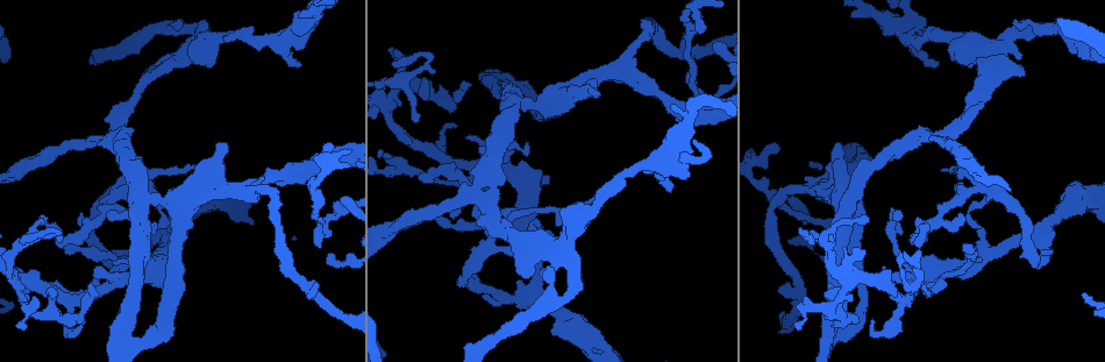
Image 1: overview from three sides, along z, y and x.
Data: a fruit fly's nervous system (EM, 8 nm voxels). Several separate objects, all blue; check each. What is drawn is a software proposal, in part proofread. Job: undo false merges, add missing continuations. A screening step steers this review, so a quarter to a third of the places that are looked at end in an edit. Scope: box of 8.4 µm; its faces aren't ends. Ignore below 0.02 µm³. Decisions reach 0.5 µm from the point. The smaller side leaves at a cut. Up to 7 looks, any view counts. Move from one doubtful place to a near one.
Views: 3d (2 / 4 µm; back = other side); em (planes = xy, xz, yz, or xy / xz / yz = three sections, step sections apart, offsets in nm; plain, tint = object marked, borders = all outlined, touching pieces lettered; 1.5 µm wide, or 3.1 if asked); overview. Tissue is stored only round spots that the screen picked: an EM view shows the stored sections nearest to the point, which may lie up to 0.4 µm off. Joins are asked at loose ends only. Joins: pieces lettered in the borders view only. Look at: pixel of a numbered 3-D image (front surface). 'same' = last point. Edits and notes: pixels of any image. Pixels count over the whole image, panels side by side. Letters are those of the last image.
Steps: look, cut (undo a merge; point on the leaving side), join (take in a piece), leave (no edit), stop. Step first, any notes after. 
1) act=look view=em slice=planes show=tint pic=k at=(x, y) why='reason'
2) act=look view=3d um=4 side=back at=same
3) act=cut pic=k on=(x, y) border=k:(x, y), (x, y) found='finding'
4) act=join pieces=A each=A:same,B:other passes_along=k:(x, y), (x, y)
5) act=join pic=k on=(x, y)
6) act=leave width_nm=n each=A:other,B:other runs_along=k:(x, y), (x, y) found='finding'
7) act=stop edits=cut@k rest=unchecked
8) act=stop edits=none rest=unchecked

act=look view=3d um=2 pic=1 at=(318, 243) why='branch stops here'

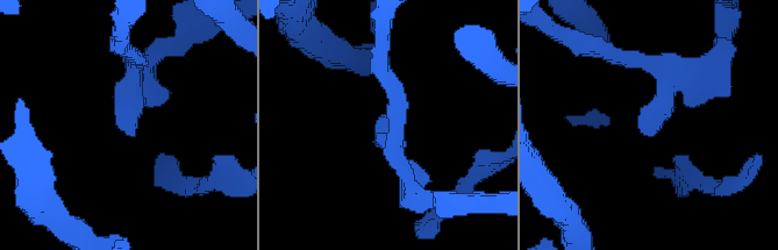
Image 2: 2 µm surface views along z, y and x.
act=look view=em slice=xy step=4 show=borders pic=2 at=(385, 117) why='now the EM'

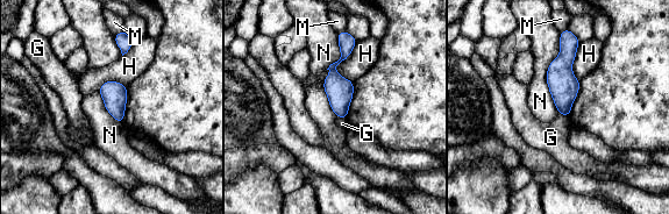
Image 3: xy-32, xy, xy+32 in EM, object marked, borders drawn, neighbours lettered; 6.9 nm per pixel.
act=leave each=G:other,H:other,M:other,N:other runs_along=3:(344, 37), (344, 55), (333, 66), (342, 115) found='none of them fits'

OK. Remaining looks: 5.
act=look view=em slice=planes show=borders pic=1 at=(529, 276) why='thin end'

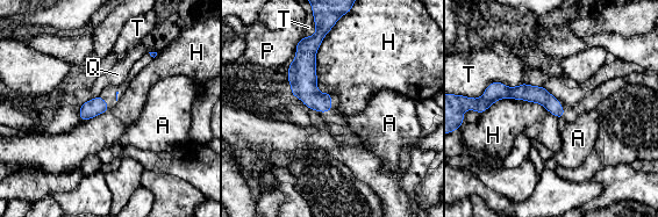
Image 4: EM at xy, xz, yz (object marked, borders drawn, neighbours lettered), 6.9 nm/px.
act=leave each=A:other,H:other,P:other,Q:other,T:other runs_along=4:(487, 99), (540, 94), (560, 114) found='none of them fits'

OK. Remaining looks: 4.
act=look view=3d um=4 pic=1 at=(224, 40) why='calibre changes'

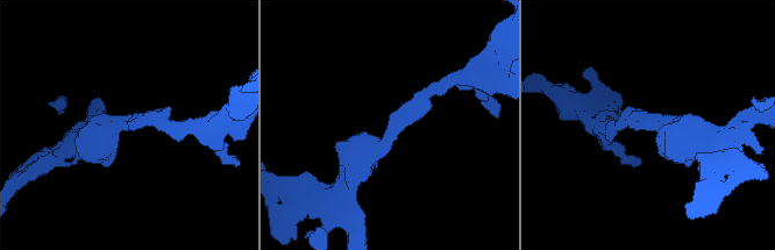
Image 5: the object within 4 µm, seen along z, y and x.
act=look view=em slice=planes show=tint pic=5 at=(125, 124) arm_widths_nm=200,260

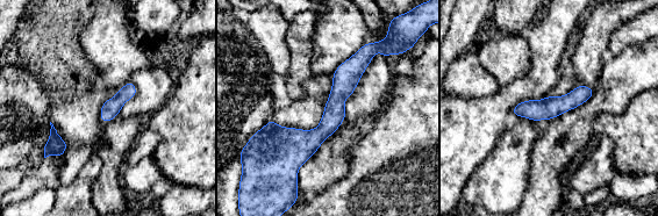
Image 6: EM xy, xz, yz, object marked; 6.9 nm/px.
act=look view=em slice=planes show=borders at=same why='what lies round it'

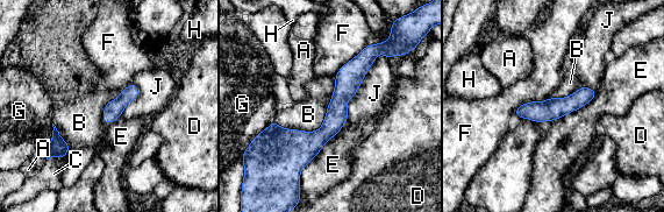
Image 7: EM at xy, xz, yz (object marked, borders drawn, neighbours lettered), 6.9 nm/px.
act=leave each=A:other,B:other,C:other,D:other,E:other,F:other,G:other,H:other,J:other found='continuous, no second neuron'

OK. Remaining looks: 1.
act=stop edits=none rest=unchecked

